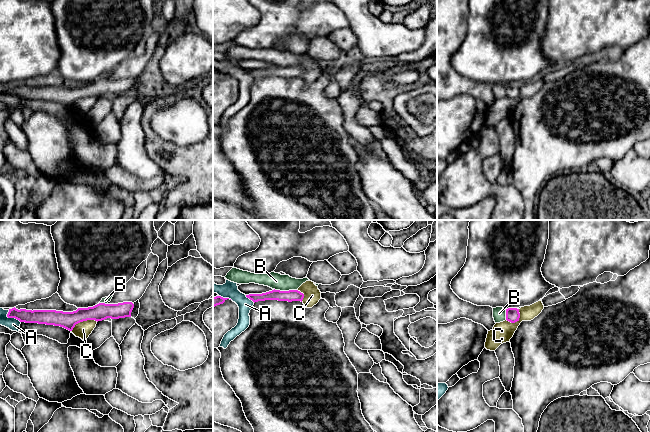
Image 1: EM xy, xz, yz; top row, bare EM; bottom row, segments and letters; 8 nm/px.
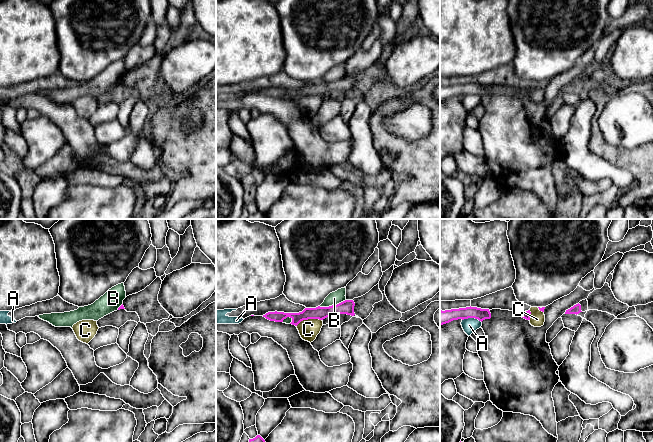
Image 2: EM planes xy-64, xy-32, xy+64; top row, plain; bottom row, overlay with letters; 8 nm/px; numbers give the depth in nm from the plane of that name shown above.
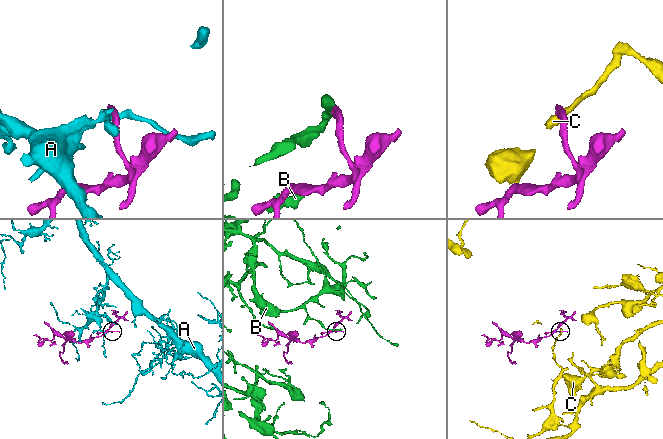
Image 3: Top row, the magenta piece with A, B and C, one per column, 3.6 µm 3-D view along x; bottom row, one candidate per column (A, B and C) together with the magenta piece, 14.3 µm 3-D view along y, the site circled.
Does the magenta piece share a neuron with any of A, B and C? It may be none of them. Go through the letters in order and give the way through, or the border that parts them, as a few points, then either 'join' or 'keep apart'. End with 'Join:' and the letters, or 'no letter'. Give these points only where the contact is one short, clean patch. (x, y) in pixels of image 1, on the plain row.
A: border along xy (8, 86), (7, 92), (14, 93), (20, 98); keep apart
B: keep apart
C: border along xy (97, 97), (80, 97), (71, 106); keep apart
Join: no letter

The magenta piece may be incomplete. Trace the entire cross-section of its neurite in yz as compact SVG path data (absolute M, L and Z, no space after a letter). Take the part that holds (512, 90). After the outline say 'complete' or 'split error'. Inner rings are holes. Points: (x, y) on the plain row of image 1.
M508 84L506 85L506 96L511 98L511 99L515 99L517 97L519 97L520 94L520 89L519 89L519 85L517 84Z; complete

